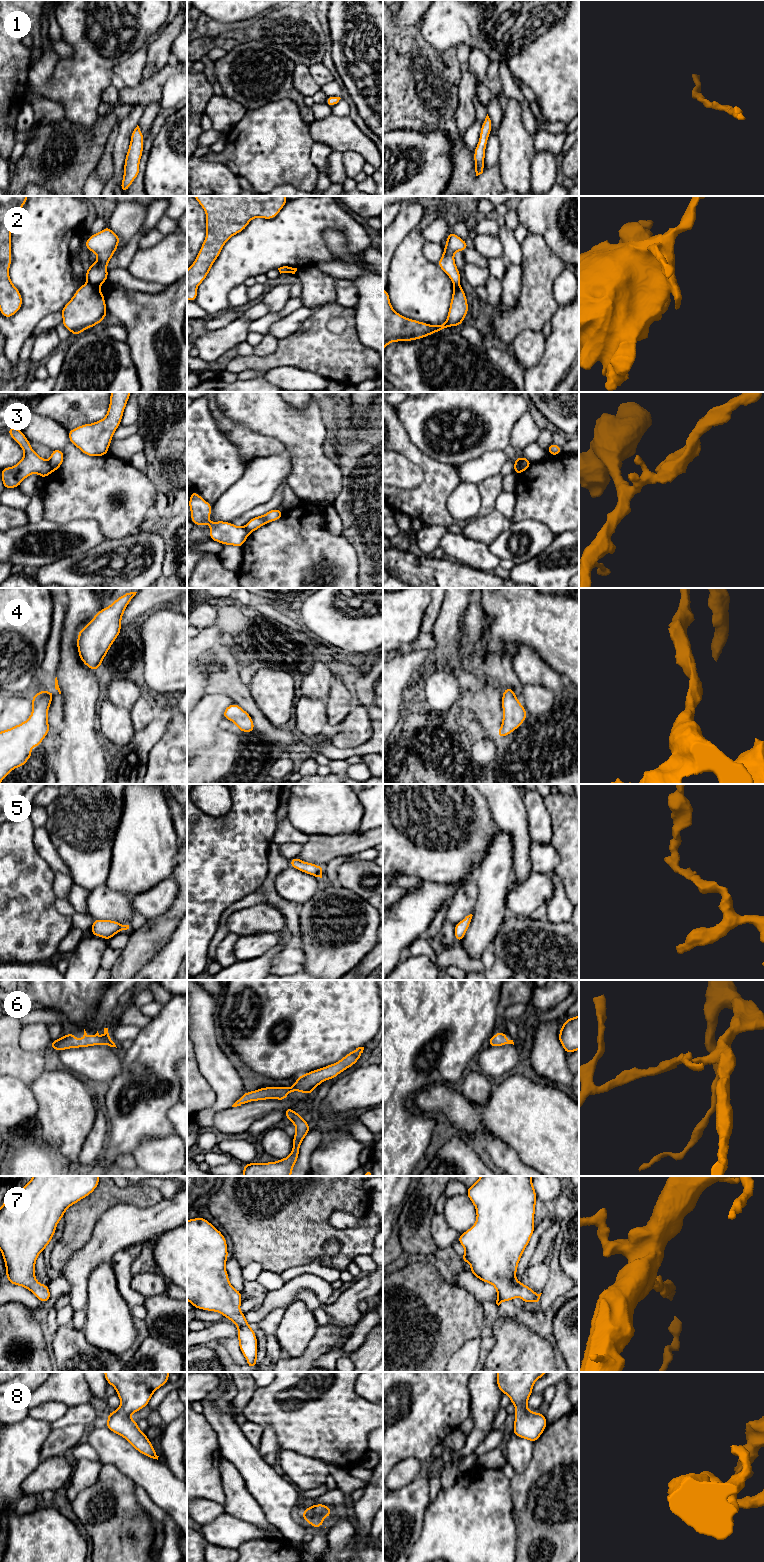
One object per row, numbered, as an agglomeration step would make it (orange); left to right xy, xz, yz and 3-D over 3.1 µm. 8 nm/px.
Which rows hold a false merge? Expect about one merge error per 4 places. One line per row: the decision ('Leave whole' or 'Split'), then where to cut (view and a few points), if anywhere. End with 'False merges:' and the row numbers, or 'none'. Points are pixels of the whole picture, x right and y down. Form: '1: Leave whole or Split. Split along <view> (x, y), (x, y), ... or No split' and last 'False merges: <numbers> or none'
1: Leave whole. No split
2: Split. Split along xy (88, 281), (97, 287)
3: Split. Split along yz (525, 458), (518, 473)
4: Leave whole. No split
5: Leave whole. No split
6: Leave whole. No split
7: Leave whole. No split
8: Leave whole. No split
False merges: 2, 3

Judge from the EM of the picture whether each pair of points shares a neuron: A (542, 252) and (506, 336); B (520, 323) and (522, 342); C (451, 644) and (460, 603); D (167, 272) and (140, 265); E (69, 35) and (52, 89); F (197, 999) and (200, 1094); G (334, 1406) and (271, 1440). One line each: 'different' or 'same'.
A: same
B: different
C: same
D: same
E: same
F: different
G: different

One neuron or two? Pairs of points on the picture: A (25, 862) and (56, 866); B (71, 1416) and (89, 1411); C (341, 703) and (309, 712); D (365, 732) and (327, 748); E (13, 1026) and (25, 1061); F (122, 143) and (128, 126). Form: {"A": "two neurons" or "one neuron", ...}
{"A": "two neurons", "B": "one neuron", "C": "one neuron", "D": "two neurons", "E": "one neuron", "F": "one neuron"}

